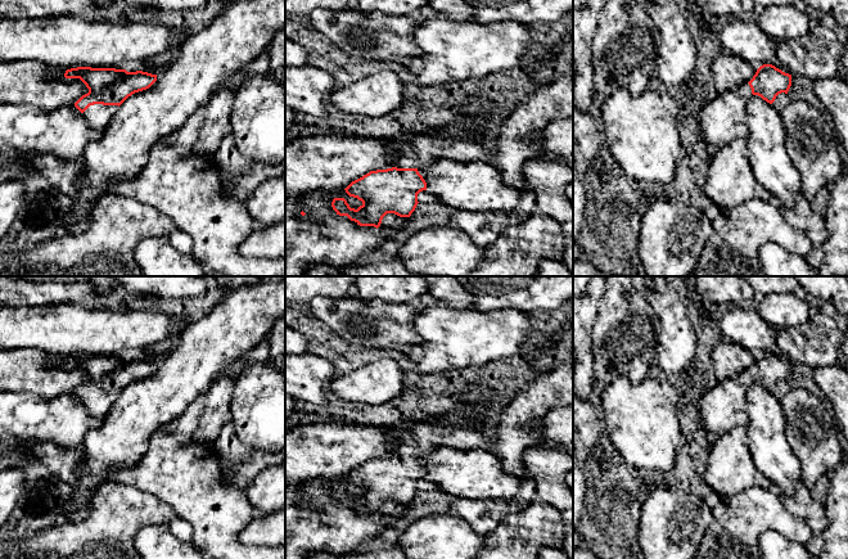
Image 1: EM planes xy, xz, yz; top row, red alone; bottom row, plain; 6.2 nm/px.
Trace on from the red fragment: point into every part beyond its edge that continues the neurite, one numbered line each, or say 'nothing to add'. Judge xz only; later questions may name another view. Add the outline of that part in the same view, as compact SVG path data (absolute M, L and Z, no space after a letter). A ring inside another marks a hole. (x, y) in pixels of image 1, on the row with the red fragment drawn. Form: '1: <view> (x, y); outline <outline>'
1: xz (415, 149); outline M442 127L441 131L407 132L391 140L397 149L393 167L418 168L437 159L493 162L493 148L484 139L472 132L452 135Z

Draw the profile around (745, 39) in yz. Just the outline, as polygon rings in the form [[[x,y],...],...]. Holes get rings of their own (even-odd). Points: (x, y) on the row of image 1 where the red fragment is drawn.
[[[731,18],[718,33],[723,51],[745,59],[757,69],[775,62],[772,39],[755,21]]]

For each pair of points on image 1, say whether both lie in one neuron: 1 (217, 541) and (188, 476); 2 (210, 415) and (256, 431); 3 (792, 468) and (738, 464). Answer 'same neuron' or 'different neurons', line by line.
1: same neuron
2: different neurons
3: different neurons

